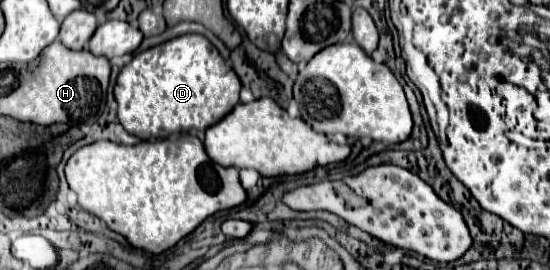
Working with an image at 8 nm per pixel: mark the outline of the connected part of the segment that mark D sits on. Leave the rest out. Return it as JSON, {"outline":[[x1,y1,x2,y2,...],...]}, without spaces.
{"outline":[[189,33,137,53,121,69,115,85,115,99,119,105,117,115,125,131,141,139,149,139,149,137,159,139,175,131,187,131,191,127,207,129,213,123,221,121,239,103,239,89,241,89,239,77,231,67,225,65,225,59,209,43,209,39,197,33]]}

